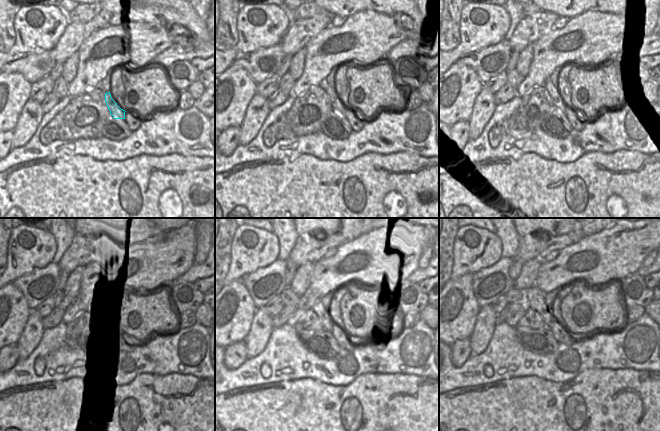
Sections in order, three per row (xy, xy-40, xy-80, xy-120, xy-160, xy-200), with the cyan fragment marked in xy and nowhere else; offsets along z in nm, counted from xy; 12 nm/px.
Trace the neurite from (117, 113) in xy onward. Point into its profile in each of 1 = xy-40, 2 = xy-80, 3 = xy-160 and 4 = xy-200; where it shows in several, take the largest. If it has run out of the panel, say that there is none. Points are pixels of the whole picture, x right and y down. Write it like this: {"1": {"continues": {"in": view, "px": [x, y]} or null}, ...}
{"1": {"continues": {"in": "xy-40", "px": [336, 103]}}, "2": {"continues": {"in": "xy-80", "px": [558, 101]}}, "3": {"continues": {"in": "xy-160", "px": [323, 313]}}, "4": {"continues": {"in": "xy-200", "px": [534, 298]}}}

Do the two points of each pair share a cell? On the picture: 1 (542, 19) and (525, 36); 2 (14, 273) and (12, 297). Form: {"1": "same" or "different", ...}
{"1": "same", "2": "different"}

